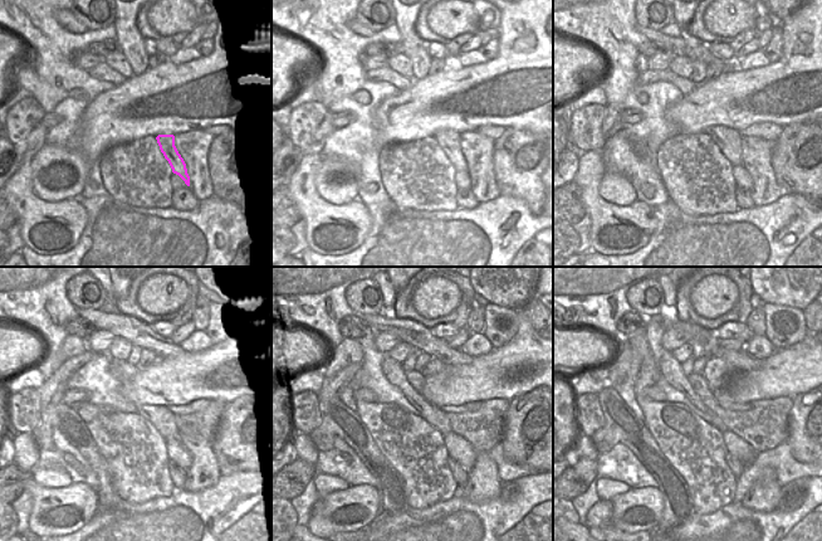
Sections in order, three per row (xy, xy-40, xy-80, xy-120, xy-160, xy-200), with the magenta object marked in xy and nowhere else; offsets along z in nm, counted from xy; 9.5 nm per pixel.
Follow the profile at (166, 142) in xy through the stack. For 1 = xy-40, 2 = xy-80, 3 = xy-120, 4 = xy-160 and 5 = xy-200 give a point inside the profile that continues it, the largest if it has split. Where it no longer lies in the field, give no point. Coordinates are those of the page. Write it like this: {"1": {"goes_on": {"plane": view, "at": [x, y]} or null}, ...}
{"1": {"goes_on": {"plane": "xy-40", "at": [448, 140]}}, "2": {"goes_on": {"plane": "xy-80", "at": [728, 140]}}, "3": {"goes_on": {"plane": "xy-120", "at": [161, 418]}}, "4": {"goes_on": {"plane": "xy-160", "at": [392, 370]}}, "5": {"goes_on": {"plane": "xy-200", "at": [671, 370]}}}

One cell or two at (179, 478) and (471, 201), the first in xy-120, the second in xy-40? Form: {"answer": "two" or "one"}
{"answer": "one"}

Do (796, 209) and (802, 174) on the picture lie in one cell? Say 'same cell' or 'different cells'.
different cells

